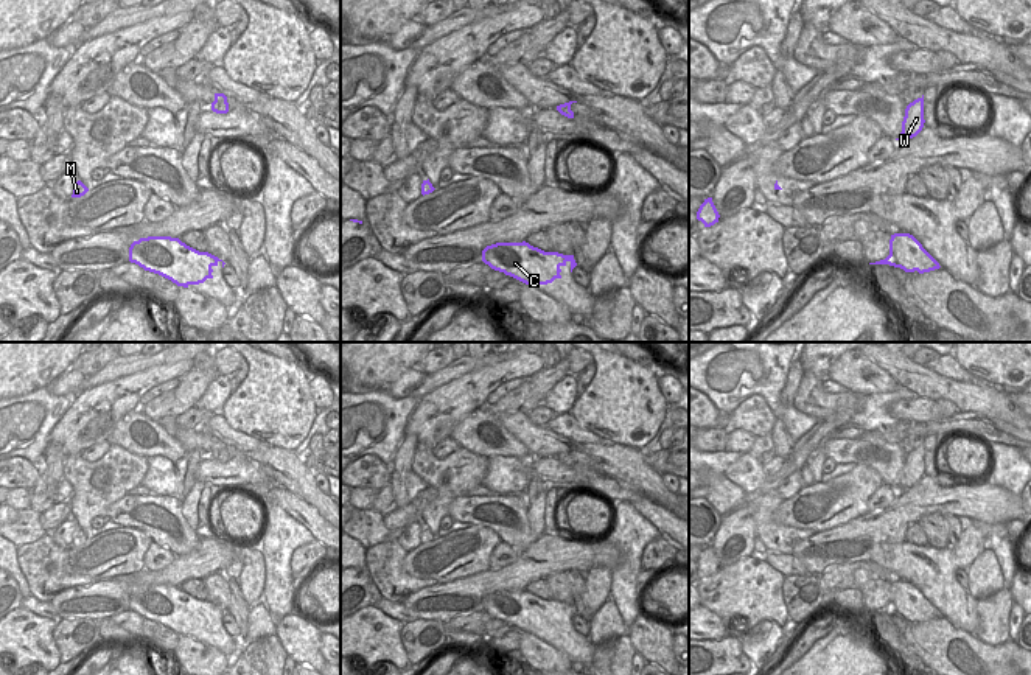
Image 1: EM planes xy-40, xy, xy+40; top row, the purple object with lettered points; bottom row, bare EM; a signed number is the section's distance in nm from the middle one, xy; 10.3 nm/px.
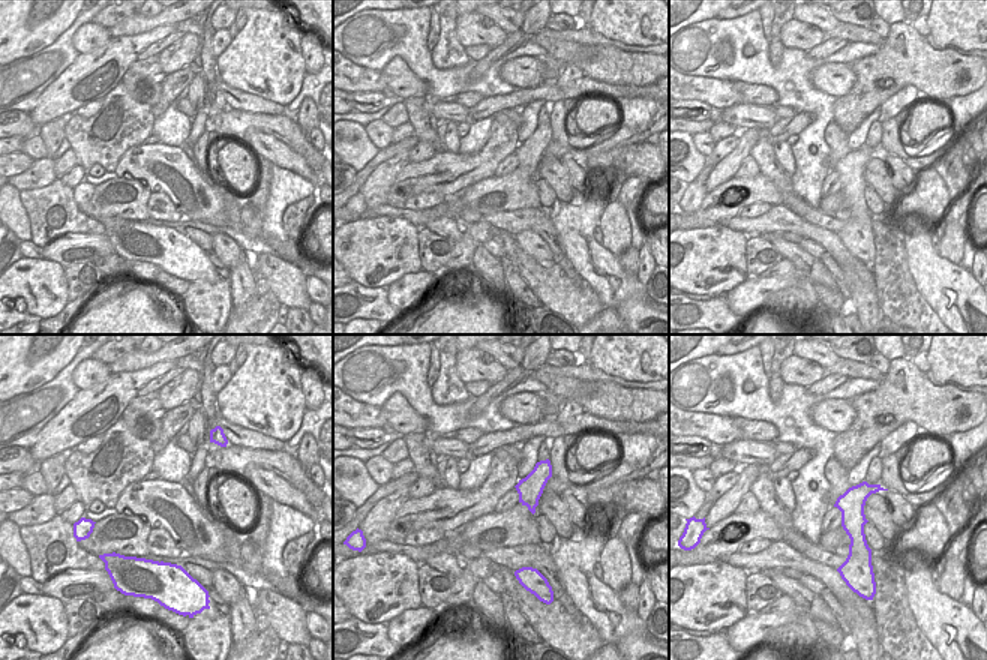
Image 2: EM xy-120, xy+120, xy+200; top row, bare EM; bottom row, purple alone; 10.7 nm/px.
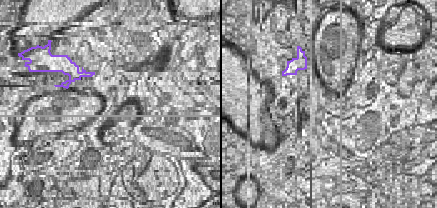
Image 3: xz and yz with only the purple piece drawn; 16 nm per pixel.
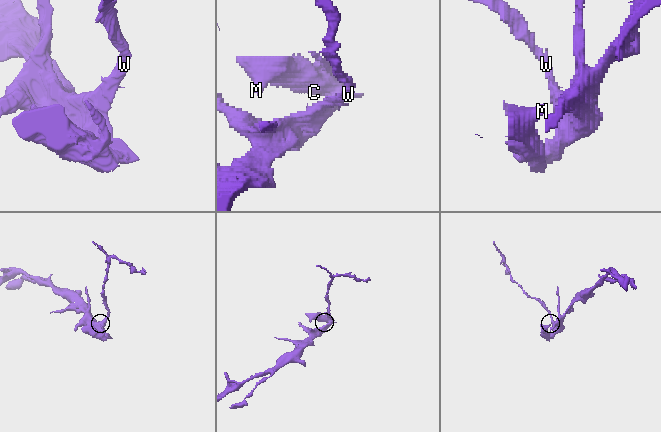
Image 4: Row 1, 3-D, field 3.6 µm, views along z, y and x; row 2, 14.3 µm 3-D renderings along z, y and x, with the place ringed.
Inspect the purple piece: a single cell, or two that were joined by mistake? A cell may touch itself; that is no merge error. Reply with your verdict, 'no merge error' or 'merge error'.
merge error

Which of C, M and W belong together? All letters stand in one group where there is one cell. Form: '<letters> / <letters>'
C M / W

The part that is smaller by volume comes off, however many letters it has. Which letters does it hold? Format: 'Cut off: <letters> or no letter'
Cut off: C, M

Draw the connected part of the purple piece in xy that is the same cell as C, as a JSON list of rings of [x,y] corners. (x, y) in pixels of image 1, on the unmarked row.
[[[496,591],[482,599],[482,610],[526,633],[547,633],[561,627],[561,614],[571,610],[558,600],[544,600],[529,591]]]

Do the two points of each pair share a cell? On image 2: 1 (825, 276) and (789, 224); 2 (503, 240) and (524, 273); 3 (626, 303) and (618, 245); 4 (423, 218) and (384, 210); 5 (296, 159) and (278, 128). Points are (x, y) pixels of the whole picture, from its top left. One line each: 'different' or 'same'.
1: different
2: same
3: different
4: same
5: different

